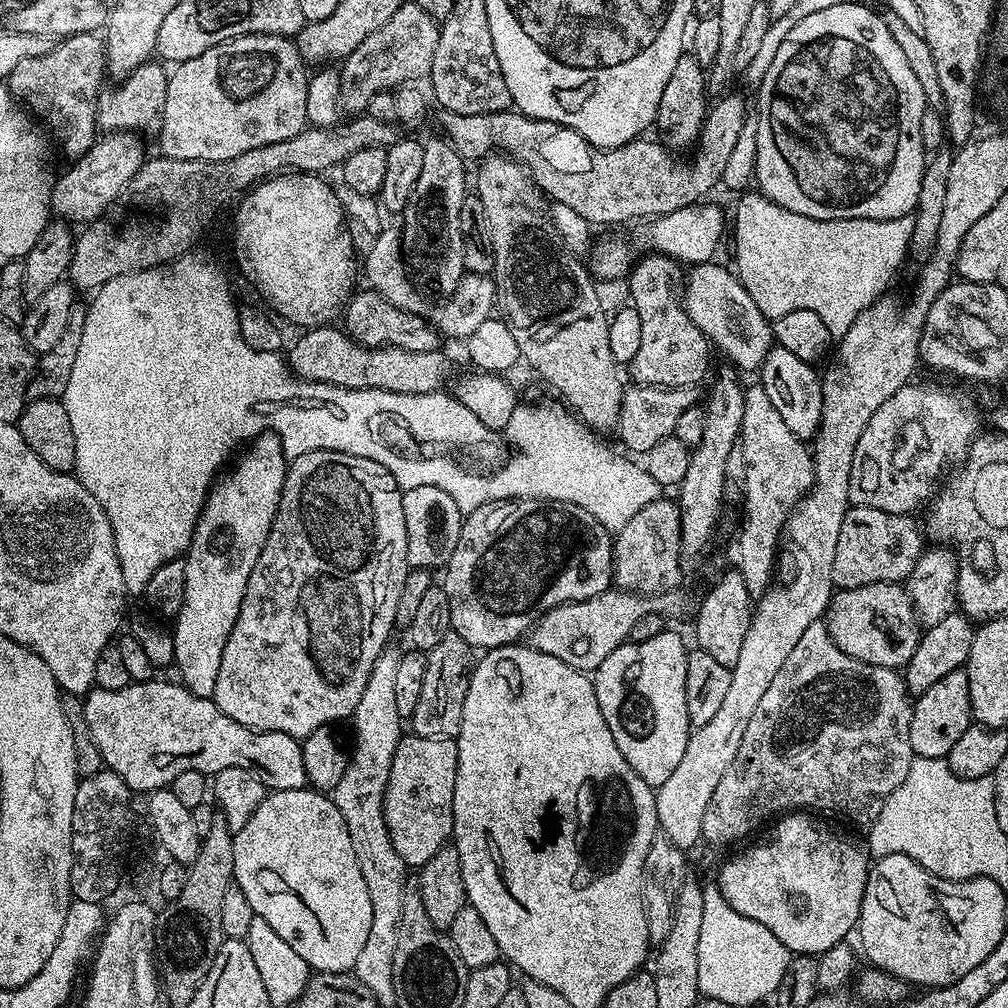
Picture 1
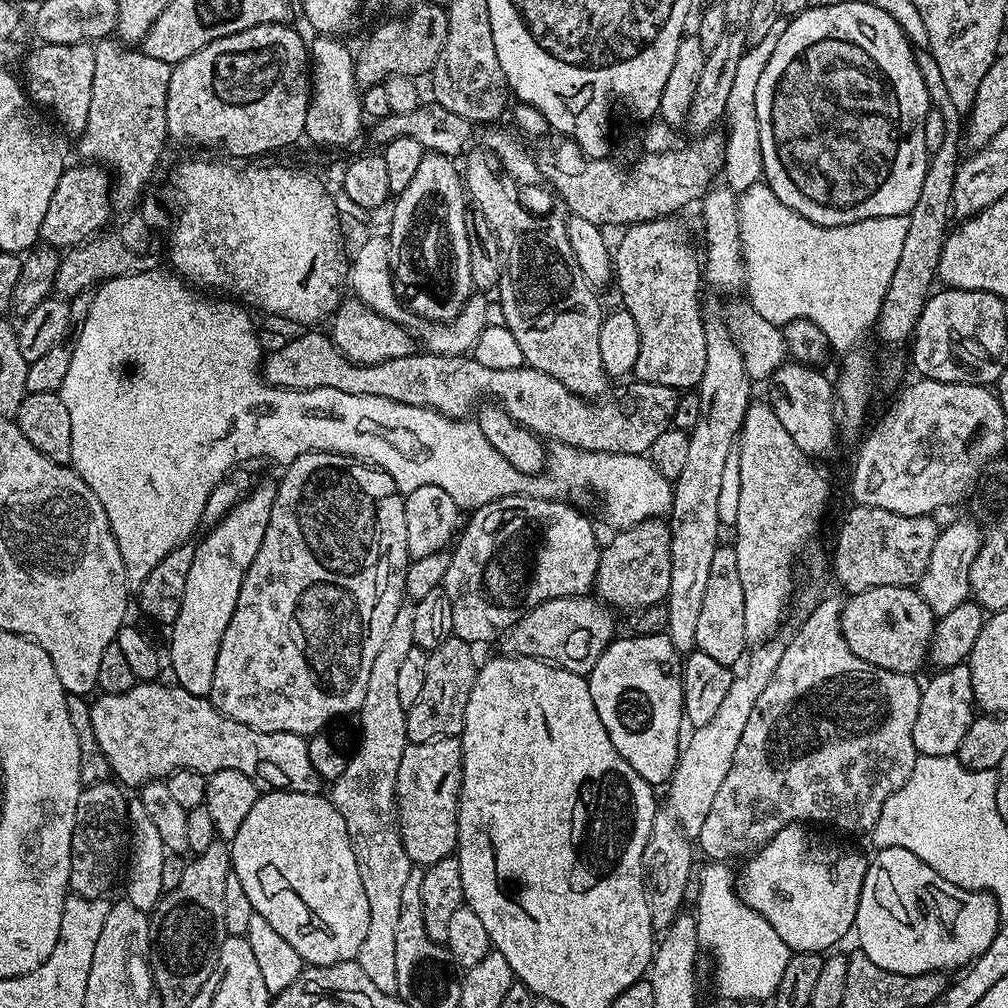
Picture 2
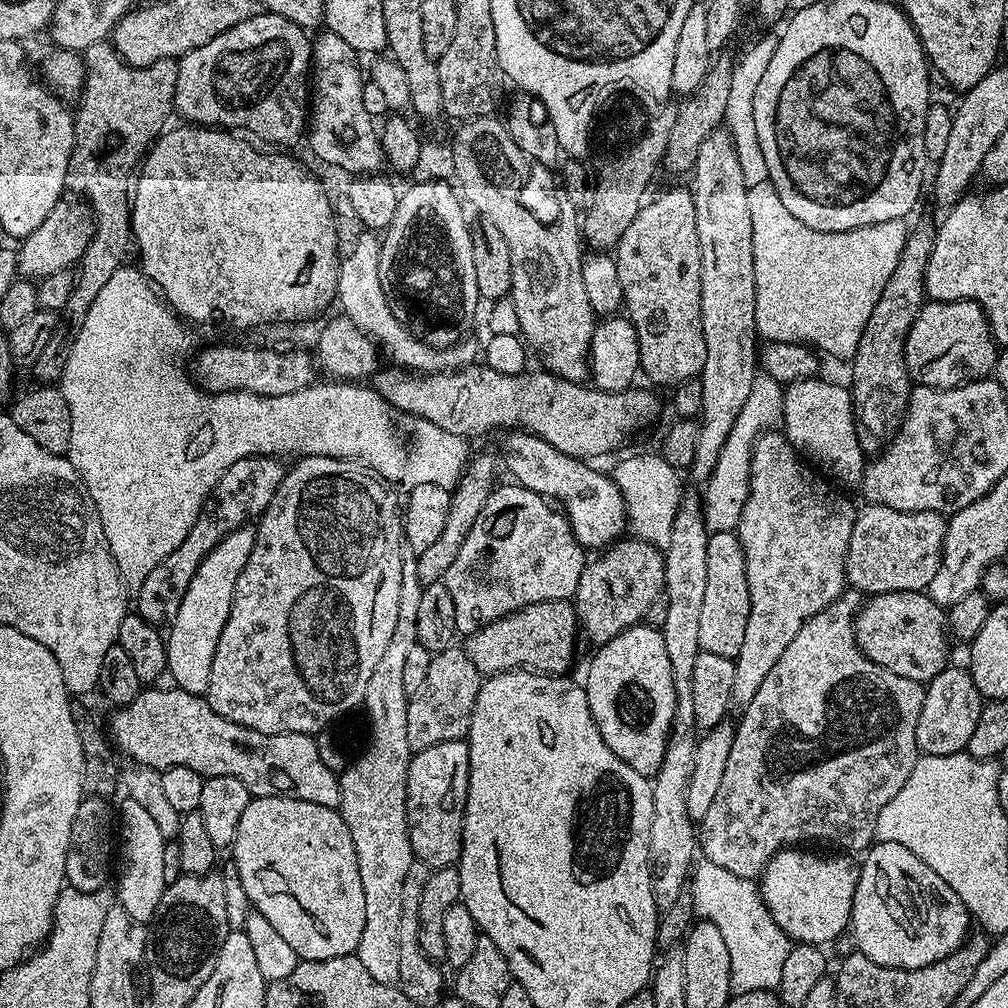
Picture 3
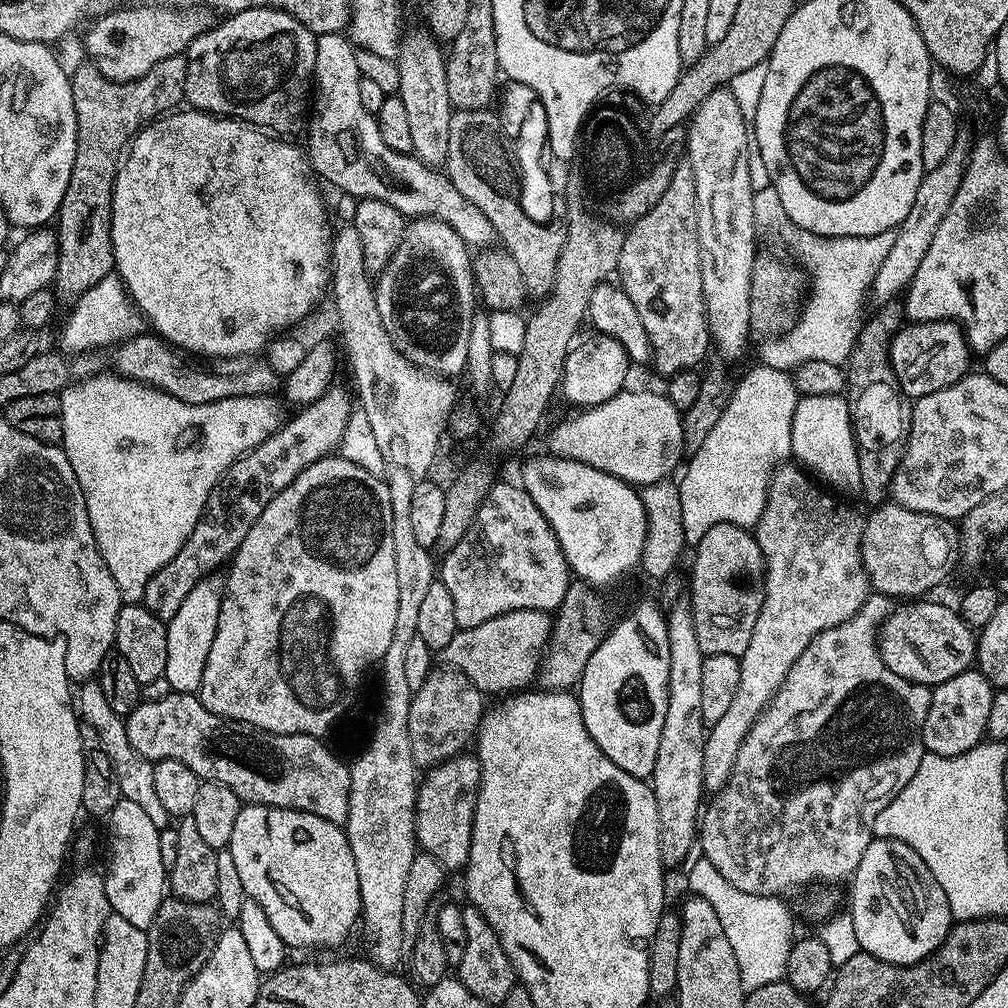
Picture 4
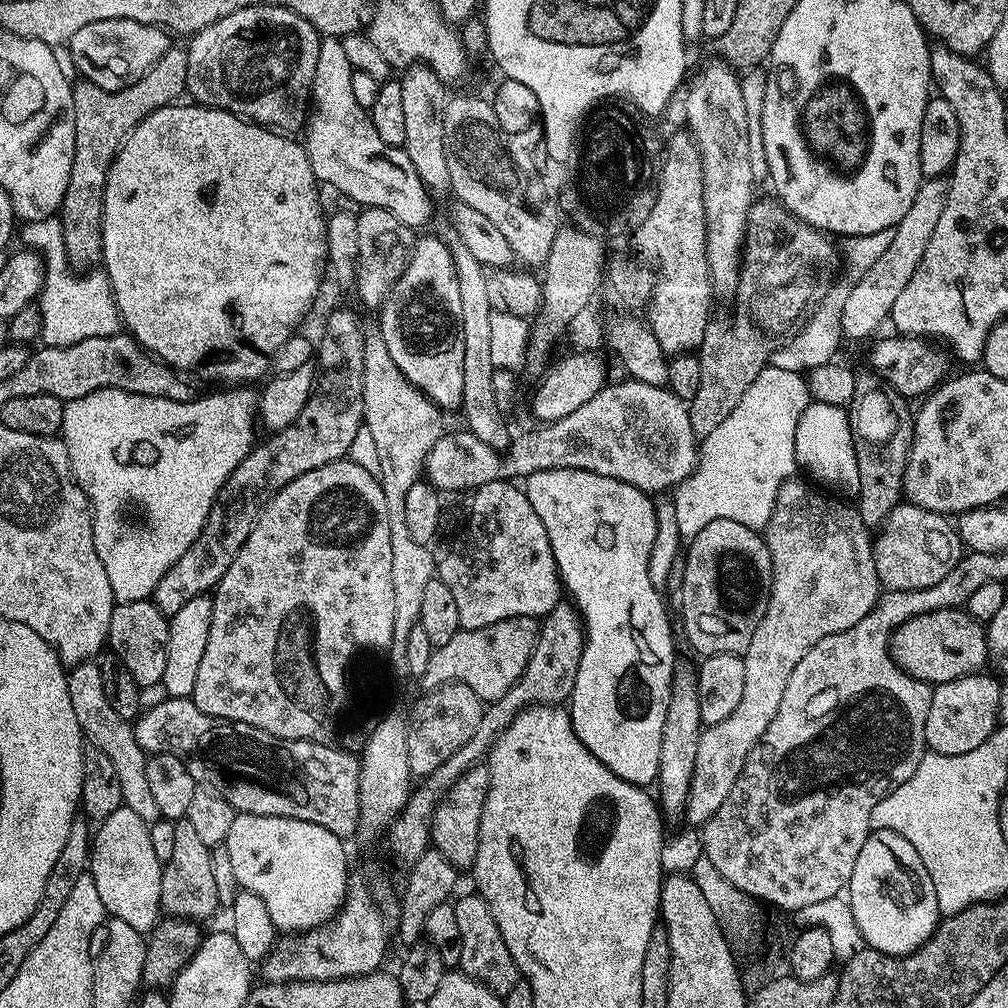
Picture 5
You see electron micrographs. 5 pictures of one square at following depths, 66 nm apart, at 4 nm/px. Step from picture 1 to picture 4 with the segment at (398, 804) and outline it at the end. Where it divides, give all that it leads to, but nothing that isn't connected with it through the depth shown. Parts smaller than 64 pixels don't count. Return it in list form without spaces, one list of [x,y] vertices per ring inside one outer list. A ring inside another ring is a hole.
[[[459,754],[427,769],[428,777],[419,781],[416,790],[416,842],[426,854],[430,854],[445,870],[463,869],[470,854],[472,819],[478,803],[476,790],[480,786],[480,762],[472,754]]]

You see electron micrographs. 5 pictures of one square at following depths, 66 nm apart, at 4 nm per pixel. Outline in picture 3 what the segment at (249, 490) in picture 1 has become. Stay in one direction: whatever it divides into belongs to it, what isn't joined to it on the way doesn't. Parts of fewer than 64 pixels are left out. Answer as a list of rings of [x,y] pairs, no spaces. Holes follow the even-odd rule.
[[[245,526],[226,534],[206,558],[194,570],[186,598],[178,606],[178,618],[174,618],[166,632],[168,646],[168,672],[174,674],[177,688],[195,696],[204,696],[210,682],[210,666],[214,666],[214,650],[218,650],[218,638],[222,638],[222,626],[230,618],[230,606],[234,602],[234,586],[242,566],[250,562],[250,550],[254,550],[256,529]]]

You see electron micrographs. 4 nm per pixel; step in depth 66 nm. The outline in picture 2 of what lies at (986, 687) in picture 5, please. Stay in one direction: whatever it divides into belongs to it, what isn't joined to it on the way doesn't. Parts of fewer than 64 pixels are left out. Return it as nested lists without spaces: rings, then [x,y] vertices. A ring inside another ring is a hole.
[[[967,663],[953,668],[939,669],[920,690],[918,718],[914,722],[914,746],[922,756],[955,756],[966,730],[970,730],[974,719],[976,699],[970,682]]]

